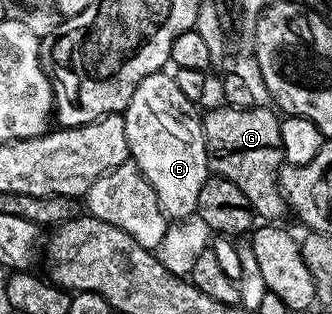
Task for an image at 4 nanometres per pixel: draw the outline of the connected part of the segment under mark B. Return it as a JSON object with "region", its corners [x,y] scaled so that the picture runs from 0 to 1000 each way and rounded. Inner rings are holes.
{"region":[[[479,229],[434,242],[434,255],[410,268],[410,293],[398,293],[398,318],[373,354],[392,503],[422,535],[446,586],[458,586],[458,611],[470,611],[470,637],[512,701],[557,697],[593,672],[602,599],[614,599],[627,564],[620,427],[608,417],[599,366],[584,366],[584,350],[587,328],[563,318],[554,293],[542,293],[542,268],[530,268],[521,232]]]}

